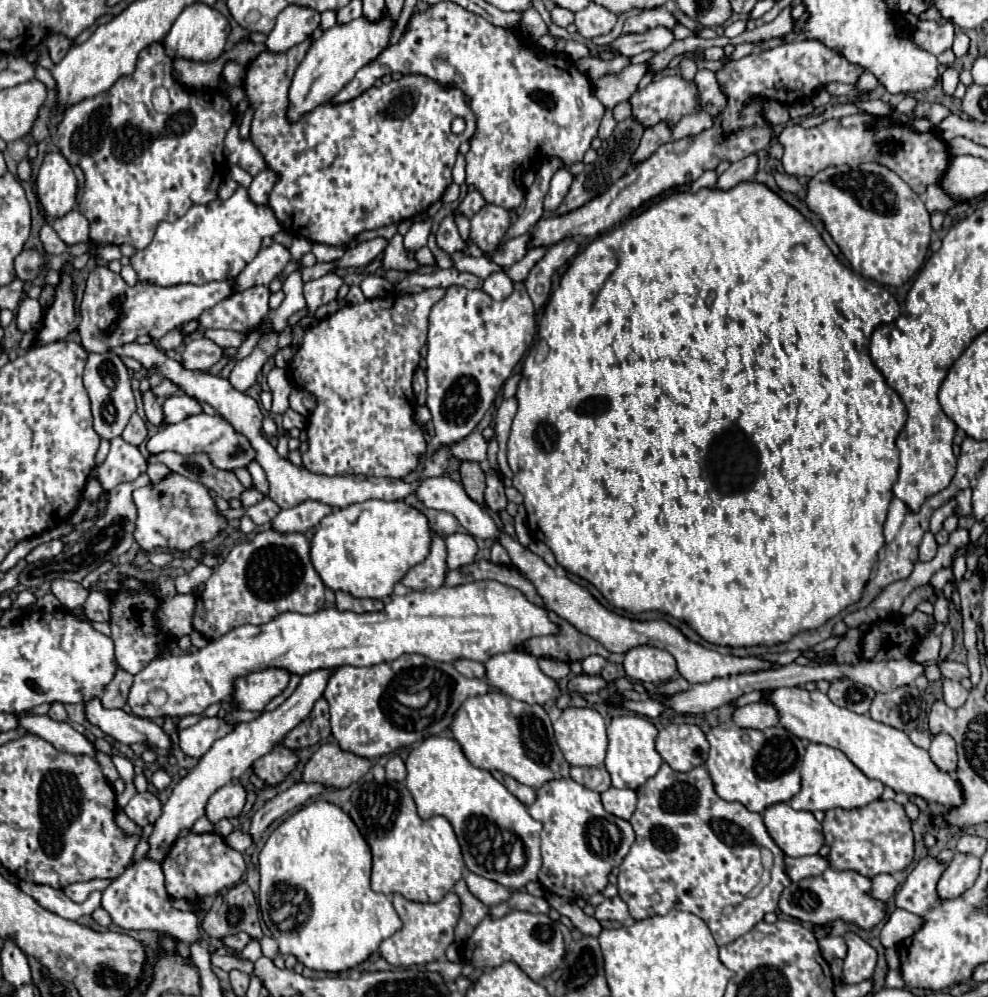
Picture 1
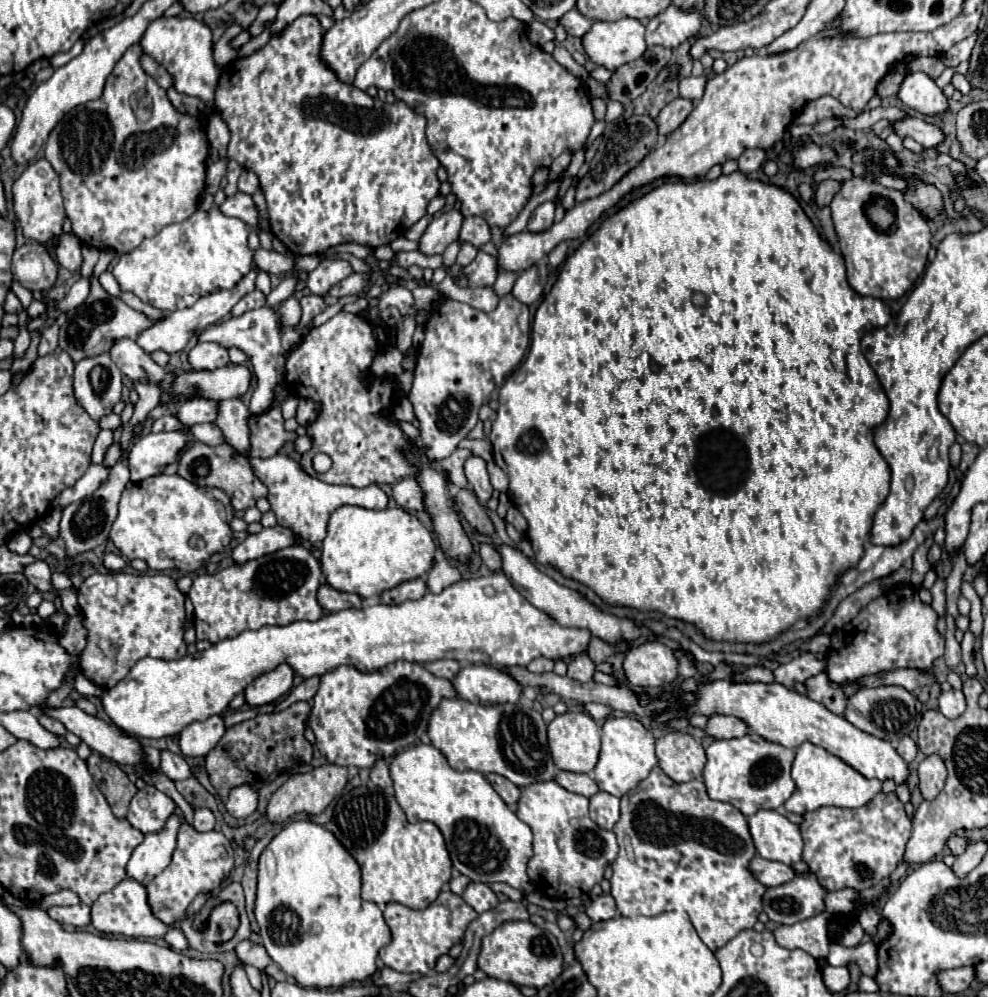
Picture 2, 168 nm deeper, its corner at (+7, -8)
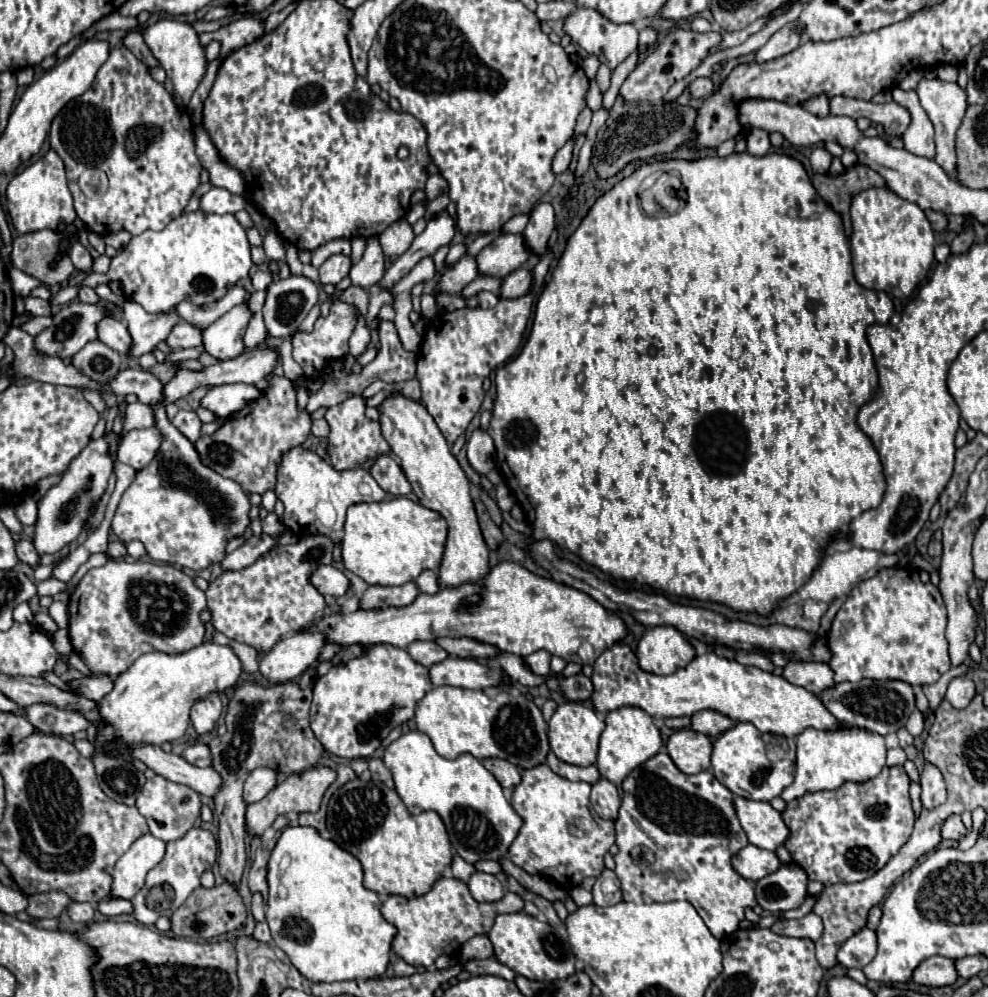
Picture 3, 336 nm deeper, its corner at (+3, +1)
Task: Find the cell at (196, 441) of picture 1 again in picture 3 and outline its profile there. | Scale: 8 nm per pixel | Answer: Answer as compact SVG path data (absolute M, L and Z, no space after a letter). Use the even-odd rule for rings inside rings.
M157 427L151 429L135 429L125 435L121 447L117 451L117 461L131 465L133 469L147 467L161 447L163 435Z

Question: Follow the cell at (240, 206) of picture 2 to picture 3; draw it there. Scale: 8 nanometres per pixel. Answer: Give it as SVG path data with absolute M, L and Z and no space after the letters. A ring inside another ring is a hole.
M211 187L209 193L201 195L201 209L205 213L237 213L245 209L245 201L239 195L229 193L227 189L221 187Z

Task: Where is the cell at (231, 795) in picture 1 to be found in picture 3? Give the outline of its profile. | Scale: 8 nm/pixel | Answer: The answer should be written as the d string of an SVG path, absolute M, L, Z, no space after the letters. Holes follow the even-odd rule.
M267 767L251 771L247 781L245 781L245 787L243 787L243 801L247 805L261 801L277 785L275 775L277 773L273 769L267 769Z

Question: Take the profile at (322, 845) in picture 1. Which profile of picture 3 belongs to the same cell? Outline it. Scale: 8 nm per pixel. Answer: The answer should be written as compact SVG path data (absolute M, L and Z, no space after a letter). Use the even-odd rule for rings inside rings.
M289 825L277 839L267 865L269 899L267 899L267 923L273 941L285 951L289 961L311 981L349 981L349 979L373 979L385 973L389 965L391 939L397 929L381 915L381 899L375 891L363 887L363 869L359 859L341 849L335 841L321 837L315 827Z

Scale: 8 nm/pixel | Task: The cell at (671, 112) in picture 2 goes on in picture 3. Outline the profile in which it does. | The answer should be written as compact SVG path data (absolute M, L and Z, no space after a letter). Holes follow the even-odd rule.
M705 77L695 79L695 81L689 85L689 95L691 95L691 99L703 99L703 97L711 95L711 91L713 91L713 81L711 81L711 79L705 79Z

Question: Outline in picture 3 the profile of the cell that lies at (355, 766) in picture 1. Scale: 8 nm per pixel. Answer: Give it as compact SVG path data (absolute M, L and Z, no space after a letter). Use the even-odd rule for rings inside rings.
M315 765L299 775L291 775L287 777L283 783L279 783L273 791L269 791L269 795L265 795L261 801L257 803L251 803L247 807L247 827L253 835L263 835L265 829L269 829L273 825L273 821L279 817L279 815L285 815L285 813L301 813L301 811L319 811L319 805L321 805L321 799L327 791L327 787L337 779L337 771L331 769L331 767L323 767L323 765Z

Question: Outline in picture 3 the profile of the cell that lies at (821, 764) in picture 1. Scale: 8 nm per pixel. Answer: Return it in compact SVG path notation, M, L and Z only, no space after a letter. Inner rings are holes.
M845 727L835 733L823 733L817 729L805 729L796 738L796 771L795 781L787 787L781 797L793 801L805 793L839 789L845 783L865 783L877 777L885 767L885 741L879 735L867 733L865 729Z

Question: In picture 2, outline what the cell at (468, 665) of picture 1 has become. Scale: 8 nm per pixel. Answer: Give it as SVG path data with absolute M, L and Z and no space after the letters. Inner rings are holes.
M439 660L439 662L427 662L427 664L423 664L431 674L435 674L435 676L441 676L441 678L447 678L447 680L451 680L457 672L459 672L459 662L455 662L455 660Z

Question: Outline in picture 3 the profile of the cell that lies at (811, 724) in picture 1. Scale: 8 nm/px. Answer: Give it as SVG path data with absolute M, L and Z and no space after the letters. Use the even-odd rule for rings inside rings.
M615 643L597 657L593 669L595 673L591 681L595 691L591 701L595 709L603 713L619 707L639 707L653 719L669 719L685 715L691 717L697 711L713 709L731 717L733 721L747 721L759 731L783 737L797 737L807 727L819 731L837 731L845 727L845 723L833 717L815 693L789 683L785 677L741 665L735 659L719 657L713 651L695 657L687 667L677 669L671 675L653 675L639 669L635 653L627 645Z

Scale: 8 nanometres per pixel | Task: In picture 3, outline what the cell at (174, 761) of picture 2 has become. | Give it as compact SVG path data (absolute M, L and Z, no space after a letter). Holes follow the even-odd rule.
M197 743L197 745L191 745L187 747L181 757L185 761L189 761L191 765L197 765L197 767L209 767L211 765L211 753L209 753L209 747L203 745L203 743Z

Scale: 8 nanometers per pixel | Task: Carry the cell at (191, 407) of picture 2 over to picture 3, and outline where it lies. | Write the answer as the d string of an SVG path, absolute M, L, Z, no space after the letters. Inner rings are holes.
M219 385L207 391L207 395L201 399L201 407L227 419L247 403L255 401L259 395L261 393L253 385Z

